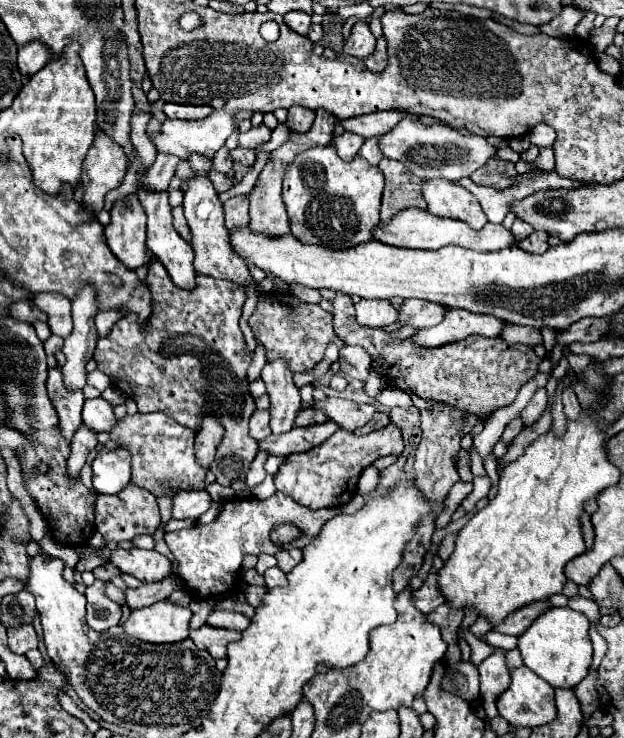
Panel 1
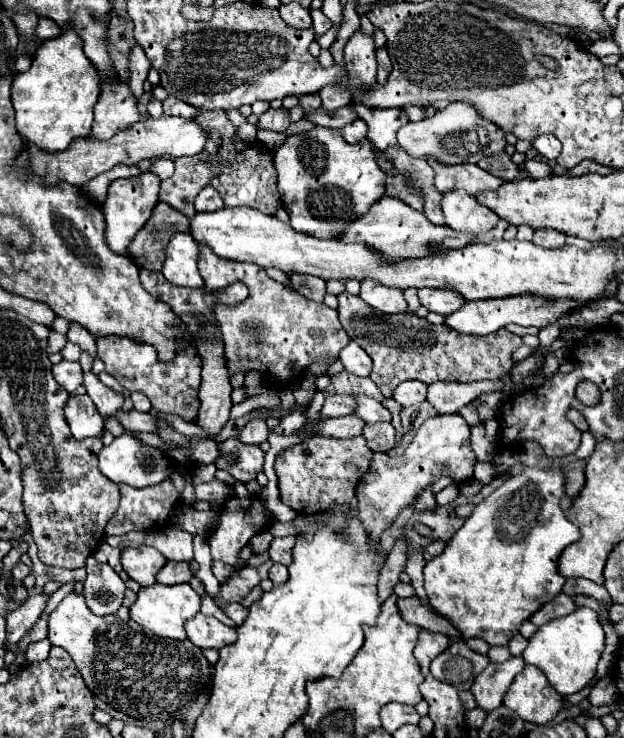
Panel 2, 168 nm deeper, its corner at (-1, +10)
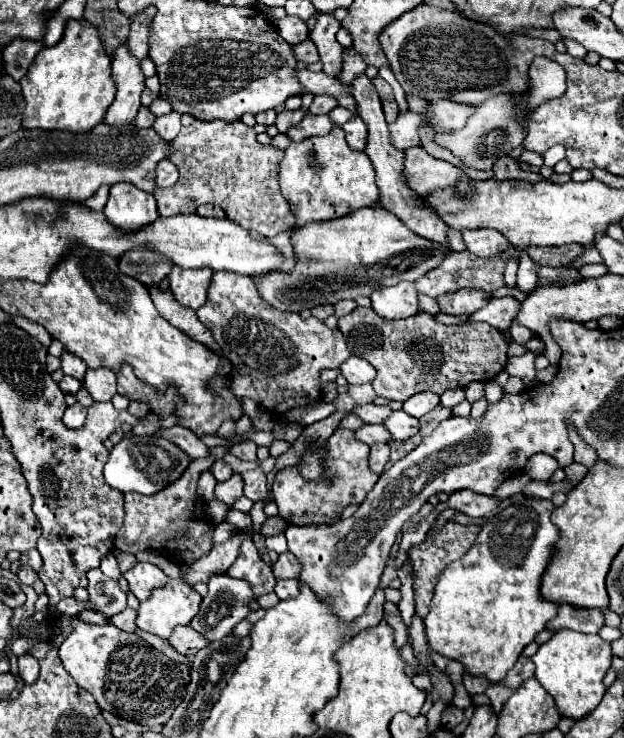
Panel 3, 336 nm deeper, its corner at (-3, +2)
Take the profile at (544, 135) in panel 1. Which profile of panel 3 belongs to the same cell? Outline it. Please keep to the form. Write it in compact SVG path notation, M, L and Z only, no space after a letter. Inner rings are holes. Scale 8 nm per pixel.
M551 146L545 154L543 154L543 158L545 158L545 166L555 166L559 160L563 160L565 158L565 148L563 146Z

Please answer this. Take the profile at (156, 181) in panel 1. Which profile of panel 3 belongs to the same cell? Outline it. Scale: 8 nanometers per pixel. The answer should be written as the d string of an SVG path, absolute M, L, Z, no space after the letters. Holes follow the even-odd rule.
M115 184L109 192L105 216L121 230L137 230L159 218L155 196L133 184Z

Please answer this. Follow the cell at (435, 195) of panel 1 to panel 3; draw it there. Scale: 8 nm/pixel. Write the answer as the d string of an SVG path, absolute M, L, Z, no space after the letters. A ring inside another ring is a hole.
M495 230L463 232L463 240L467 244L467 250L473 252L475 256L481 256L481 258L489 258L489 256L495 256L495 254L509 250L507 238Z

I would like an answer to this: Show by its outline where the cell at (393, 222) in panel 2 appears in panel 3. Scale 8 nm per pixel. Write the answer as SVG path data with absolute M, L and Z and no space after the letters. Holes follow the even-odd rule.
M359 208L343 218L293 228L291 246L297 260L293 270L251 276L259 296L275 310L285 312L311 310L323 304L333 306L345 298L355 300L357 296L369 296L381 286L399 284L401 280L415 282L447 256L447 248L439 248L439 244L407 232L407 226L385 208Z

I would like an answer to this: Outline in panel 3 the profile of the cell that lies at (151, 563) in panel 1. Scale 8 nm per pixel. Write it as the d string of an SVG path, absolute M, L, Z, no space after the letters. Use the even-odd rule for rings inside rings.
M137 562L135 568L123 574L123 578L129 582L129 590L137 596L139 602L145 602L155 588L167 582L167 576L161 568L153 564L143 564L143 562Z

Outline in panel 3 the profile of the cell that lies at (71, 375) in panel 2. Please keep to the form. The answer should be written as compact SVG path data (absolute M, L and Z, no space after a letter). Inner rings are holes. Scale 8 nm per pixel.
M63 376L63 380L59 382L59 388L65 392L65 394L77 394L77 390L81 388L81 382L73 376Z

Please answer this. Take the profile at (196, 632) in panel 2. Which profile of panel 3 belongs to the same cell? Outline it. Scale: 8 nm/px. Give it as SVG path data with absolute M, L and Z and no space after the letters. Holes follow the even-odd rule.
M179 626L173 630L173 634L167 640L171 644L171 648L175 648L179 654L183 656L191 656L197 654L197 650L209 646L209 640L205 640L203 636L199 636L199 632L195 632L189 626Z

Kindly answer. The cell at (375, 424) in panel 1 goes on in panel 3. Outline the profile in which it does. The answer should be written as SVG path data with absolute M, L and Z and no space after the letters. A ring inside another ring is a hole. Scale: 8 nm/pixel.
M375 444L371 446L371 454L369 454L369 468L375 474L383 472L385 462L389 460L389 444Z

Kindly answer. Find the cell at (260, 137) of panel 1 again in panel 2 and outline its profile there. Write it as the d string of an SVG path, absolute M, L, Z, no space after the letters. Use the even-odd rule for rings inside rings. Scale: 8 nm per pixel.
M269 108L265 114L259 116L257 128L265 128L265 130L273 130L273 132L285 132L289 128L289 124L291 124L289 122L289 110Z

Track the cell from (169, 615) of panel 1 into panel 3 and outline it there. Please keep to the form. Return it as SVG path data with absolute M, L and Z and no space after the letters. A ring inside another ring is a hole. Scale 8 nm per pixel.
M167 580L165 586L155 590L147 602L139 606L137 628L157 634L161 638L171 636L175 626L185 626L199 612L201 596L193 586L179 580Z

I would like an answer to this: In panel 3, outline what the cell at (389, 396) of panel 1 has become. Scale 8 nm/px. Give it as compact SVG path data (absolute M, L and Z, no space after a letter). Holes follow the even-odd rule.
M419 392L419 394L415 394L415 396L411 396L411 398L407 398L403 402L403 410L409 416L421 418L427 412L431 412L437 404L439 404L439 396L437 394L433 394L433 392Z

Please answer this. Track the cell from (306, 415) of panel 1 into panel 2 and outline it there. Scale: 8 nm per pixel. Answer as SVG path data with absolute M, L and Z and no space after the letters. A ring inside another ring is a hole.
M327 396L321 408L321 416L347 416L353 412L353 400L349 396Z

